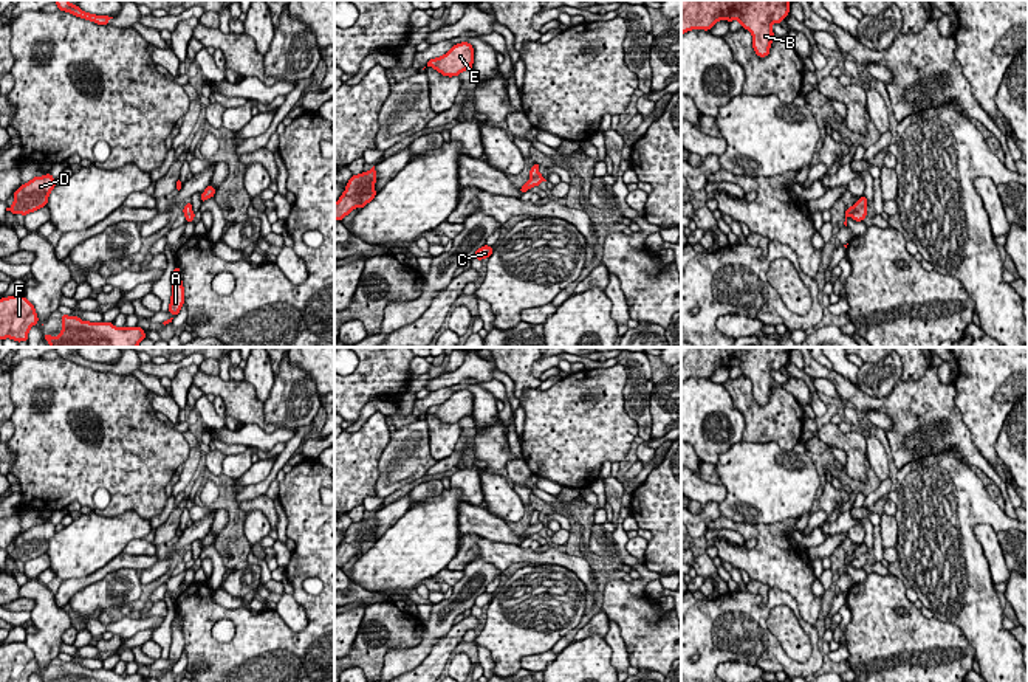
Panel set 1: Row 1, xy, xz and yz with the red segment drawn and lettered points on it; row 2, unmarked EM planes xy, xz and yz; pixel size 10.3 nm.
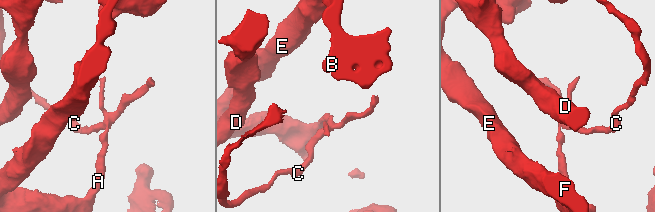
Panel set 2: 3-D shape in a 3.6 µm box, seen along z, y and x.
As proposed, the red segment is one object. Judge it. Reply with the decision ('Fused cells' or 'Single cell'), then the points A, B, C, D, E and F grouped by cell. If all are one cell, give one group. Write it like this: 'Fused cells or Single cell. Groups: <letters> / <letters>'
Fused cells. Groups: A B E F / C D

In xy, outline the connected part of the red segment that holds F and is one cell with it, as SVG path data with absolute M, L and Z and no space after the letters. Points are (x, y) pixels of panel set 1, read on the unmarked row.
M25 642L0 646L0 682L28 682L37 670L36 656Z

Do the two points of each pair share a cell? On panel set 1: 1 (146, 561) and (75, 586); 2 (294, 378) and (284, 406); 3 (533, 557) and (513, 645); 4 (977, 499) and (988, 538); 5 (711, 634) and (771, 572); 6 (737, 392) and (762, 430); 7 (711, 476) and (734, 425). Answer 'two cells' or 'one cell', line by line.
1: one cell
2: one cell
3: two cells
4: two cells
5: two cells
6: one cell
7: two cells

